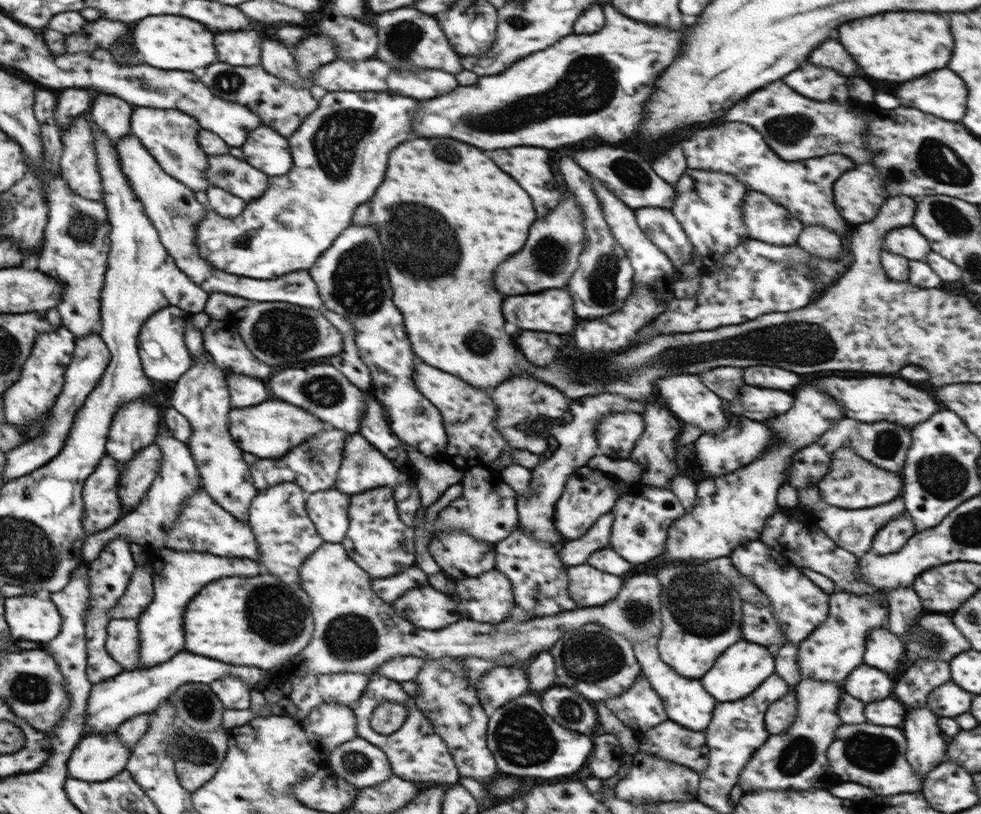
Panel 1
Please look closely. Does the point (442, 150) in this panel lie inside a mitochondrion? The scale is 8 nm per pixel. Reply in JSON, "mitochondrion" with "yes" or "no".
{"mitochondrion":"yes"}

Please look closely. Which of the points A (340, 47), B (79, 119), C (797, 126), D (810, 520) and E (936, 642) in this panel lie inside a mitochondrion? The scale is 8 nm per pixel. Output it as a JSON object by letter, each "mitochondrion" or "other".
{"A":"other","B":"other","C":"mitochondrion","D":"other","E":"mitochondrion"}

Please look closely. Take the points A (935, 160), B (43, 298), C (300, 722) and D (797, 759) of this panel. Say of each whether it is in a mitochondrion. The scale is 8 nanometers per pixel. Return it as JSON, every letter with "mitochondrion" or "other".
{"A":"mitochondrion","B":"other","C":"other","D":"mitochondrion"}

